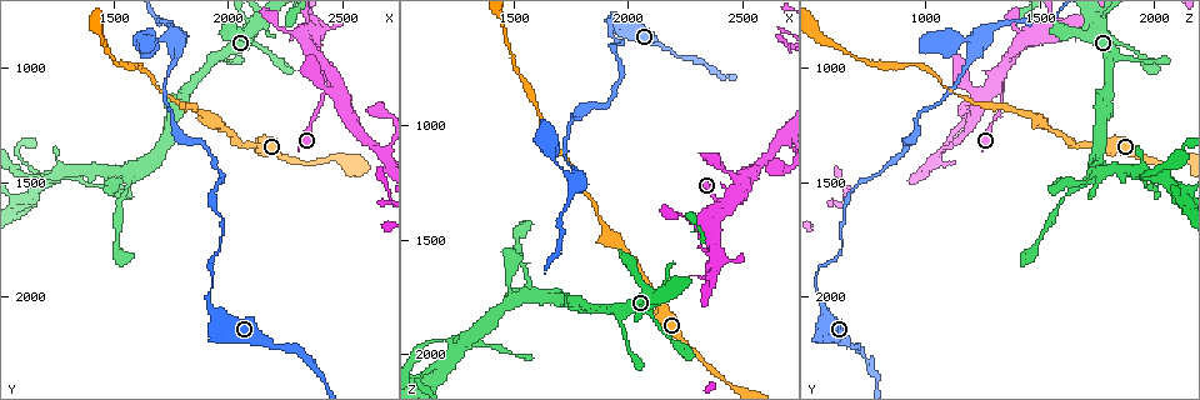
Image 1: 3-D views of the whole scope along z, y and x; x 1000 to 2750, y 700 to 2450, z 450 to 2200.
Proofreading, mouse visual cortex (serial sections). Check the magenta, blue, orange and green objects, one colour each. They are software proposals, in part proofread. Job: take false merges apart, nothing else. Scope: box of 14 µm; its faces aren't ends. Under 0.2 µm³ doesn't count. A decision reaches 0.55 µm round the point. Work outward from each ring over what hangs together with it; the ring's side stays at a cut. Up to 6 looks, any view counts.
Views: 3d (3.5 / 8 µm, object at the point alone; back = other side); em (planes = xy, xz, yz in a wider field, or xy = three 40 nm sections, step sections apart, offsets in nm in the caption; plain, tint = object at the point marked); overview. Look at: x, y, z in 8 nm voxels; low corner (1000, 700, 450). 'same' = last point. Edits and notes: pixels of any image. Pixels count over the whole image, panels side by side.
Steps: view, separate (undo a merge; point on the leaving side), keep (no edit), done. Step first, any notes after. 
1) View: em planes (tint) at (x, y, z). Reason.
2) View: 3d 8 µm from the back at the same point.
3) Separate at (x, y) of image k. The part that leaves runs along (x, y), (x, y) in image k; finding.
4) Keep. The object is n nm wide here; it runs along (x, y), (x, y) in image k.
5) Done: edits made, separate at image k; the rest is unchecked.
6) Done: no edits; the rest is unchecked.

View: 3d 8 µm from the back at (1960, 1660, 640). A narrow waist.

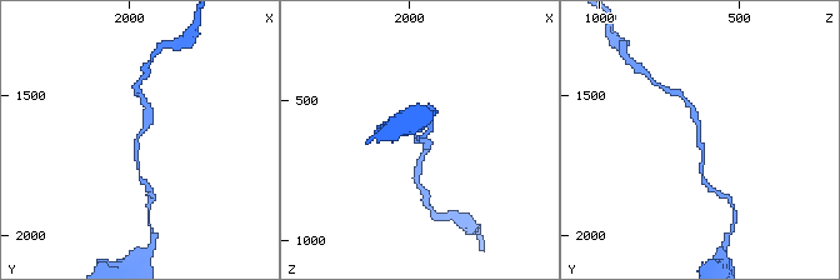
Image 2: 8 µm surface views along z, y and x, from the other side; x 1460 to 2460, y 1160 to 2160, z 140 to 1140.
View: 3d 3.5 µm at (1970, 1650, 640).

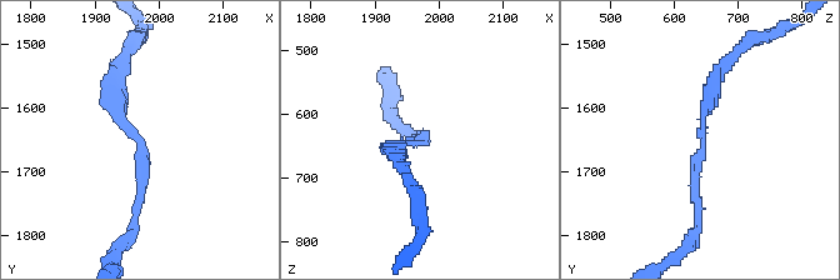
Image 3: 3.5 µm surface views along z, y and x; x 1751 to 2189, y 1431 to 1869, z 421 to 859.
View: em xy step 3 (tint) at (1965, 1645, 645). The arms are 150, 200 nm wide.

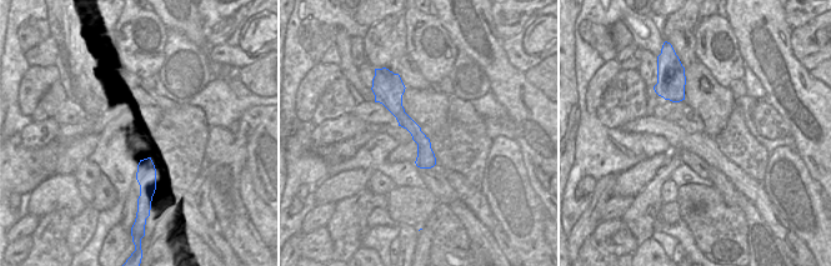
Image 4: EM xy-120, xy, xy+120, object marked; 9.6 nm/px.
Keep. It runs along (698, 221), (701, 118), (726, 68) in image 3; one cell here.

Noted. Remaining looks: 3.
View: 3d 3.5 µm at (1750, 870, 1240). A narrow waist.

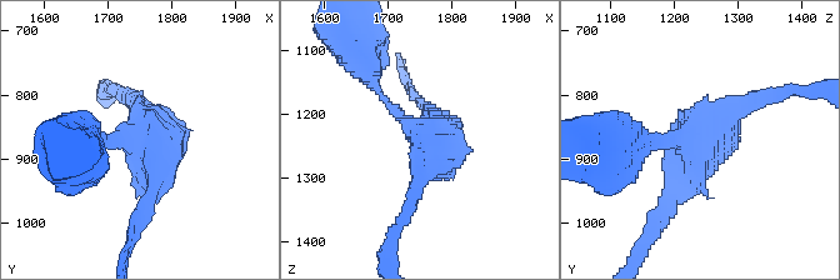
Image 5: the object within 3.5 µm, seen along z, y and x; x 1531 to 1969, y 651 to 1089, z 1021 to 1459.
View: em xy step 2 (tint) at (1750, 870, 1225). 3 arms meet here; the arms are 150, 200, 250 nm wide.

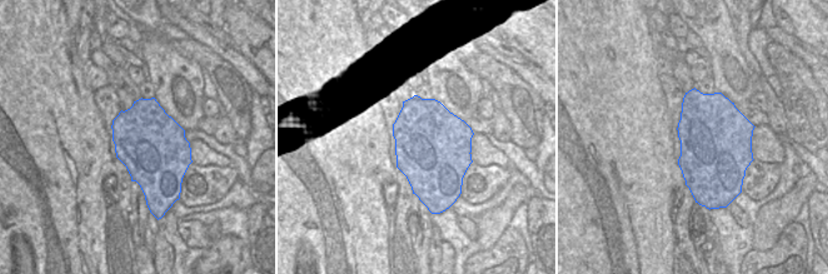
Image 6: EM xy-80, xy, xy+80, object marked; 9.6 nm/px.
Keep. It runs along (141, 221), (156, 148), (95, 144) in image 5; all the same cell.

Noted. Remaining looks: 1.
View: 3d 3.5 µm at (2680, 1360, 1080). Looks like a crossing.

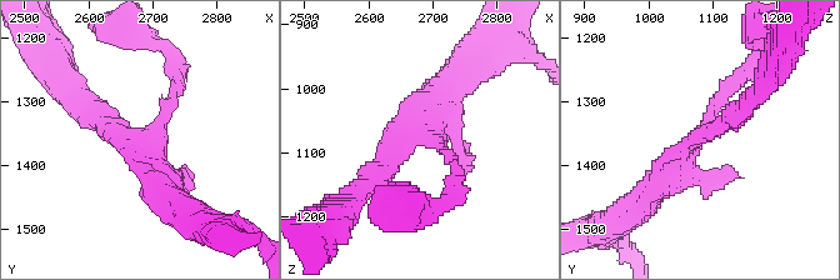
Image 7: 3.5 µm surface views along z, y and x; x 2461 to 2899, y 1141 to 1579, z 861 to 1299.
Keep. It runs along (749, 103), (691, 141), (646, 195) in image 7; all the same cell.

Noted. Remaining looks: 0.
Done: no edits; the rest is unchecked.

